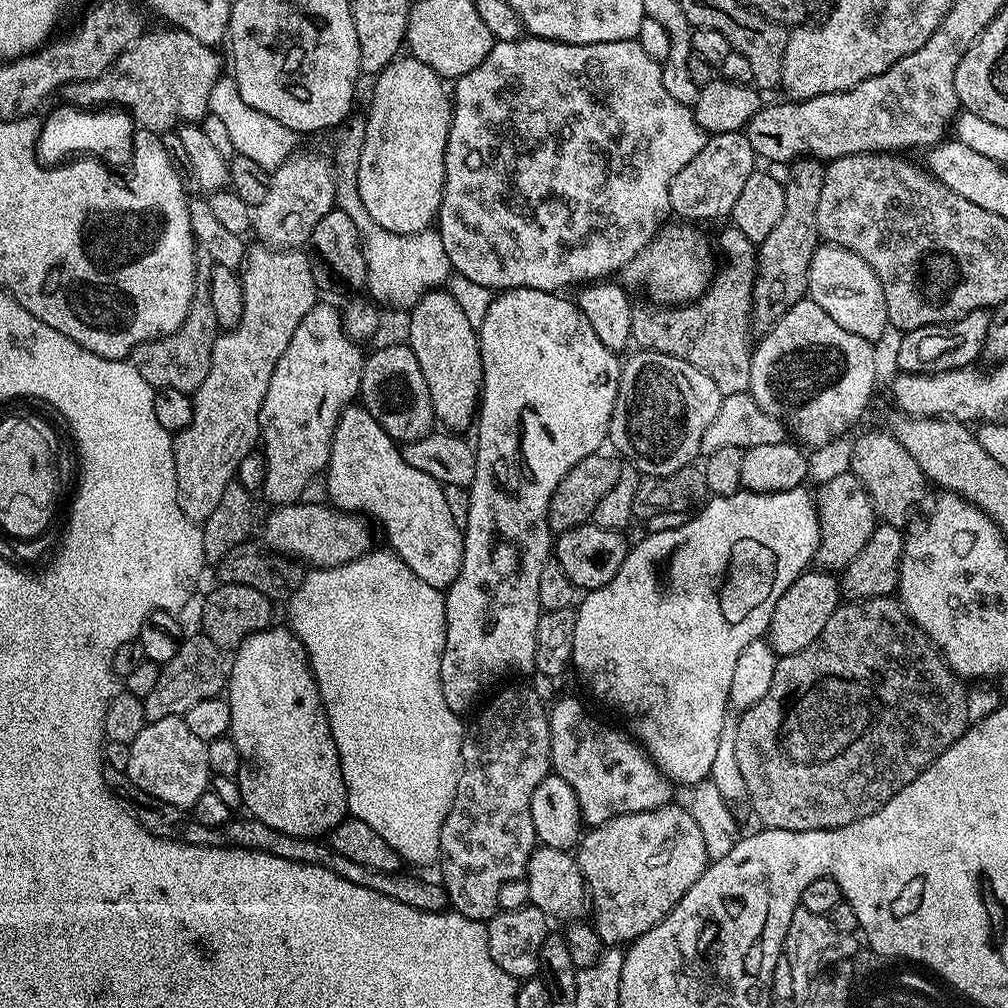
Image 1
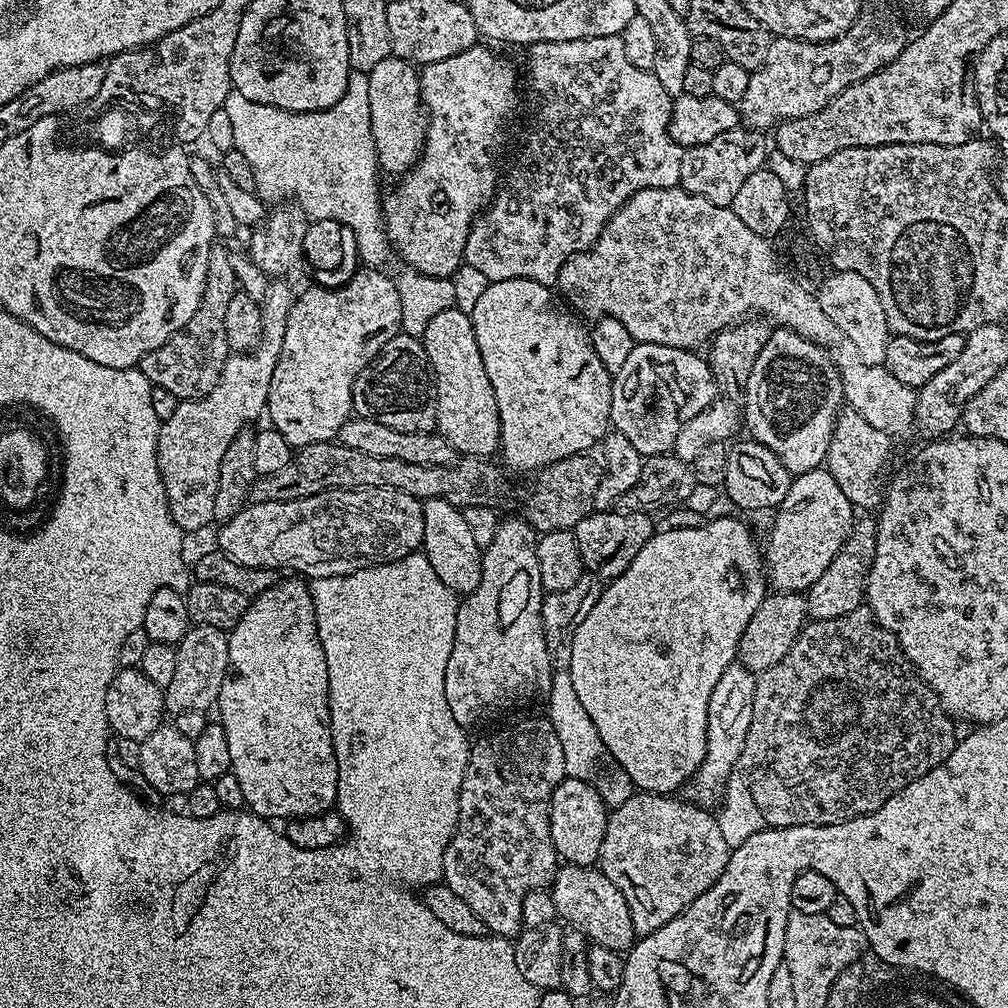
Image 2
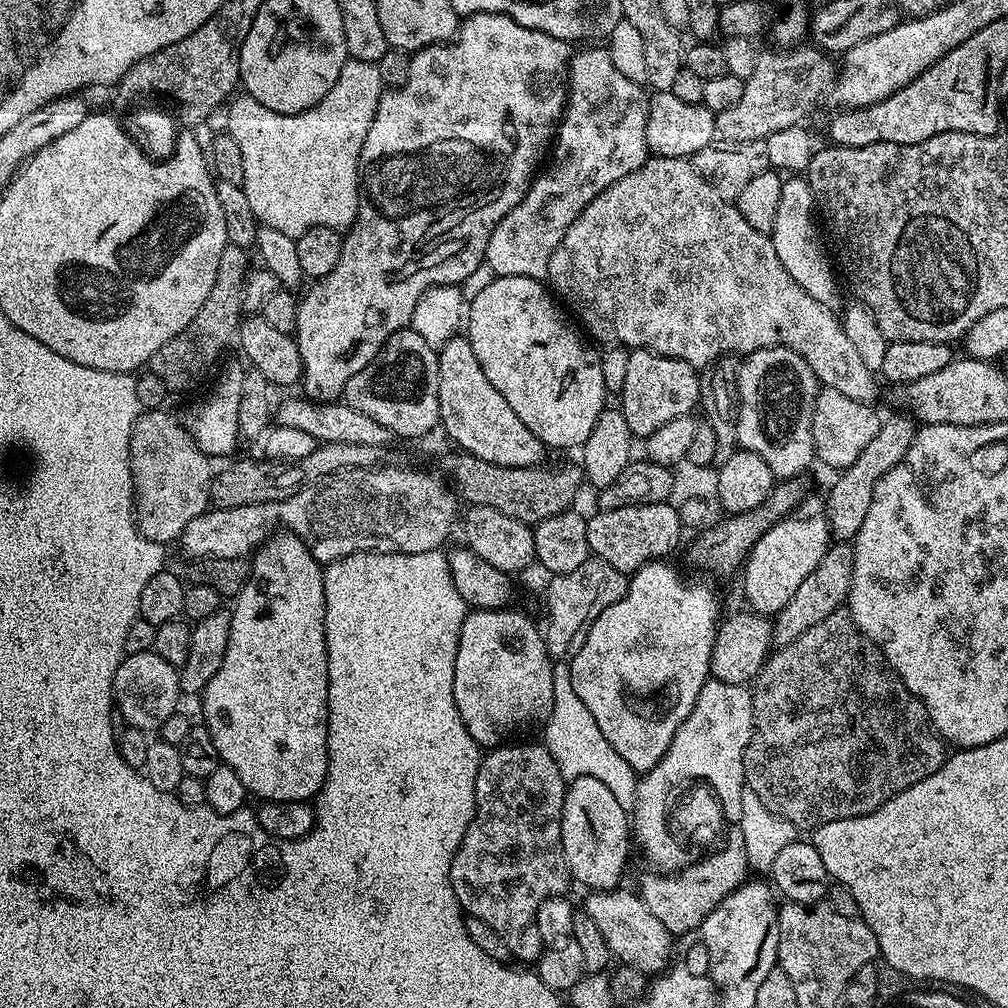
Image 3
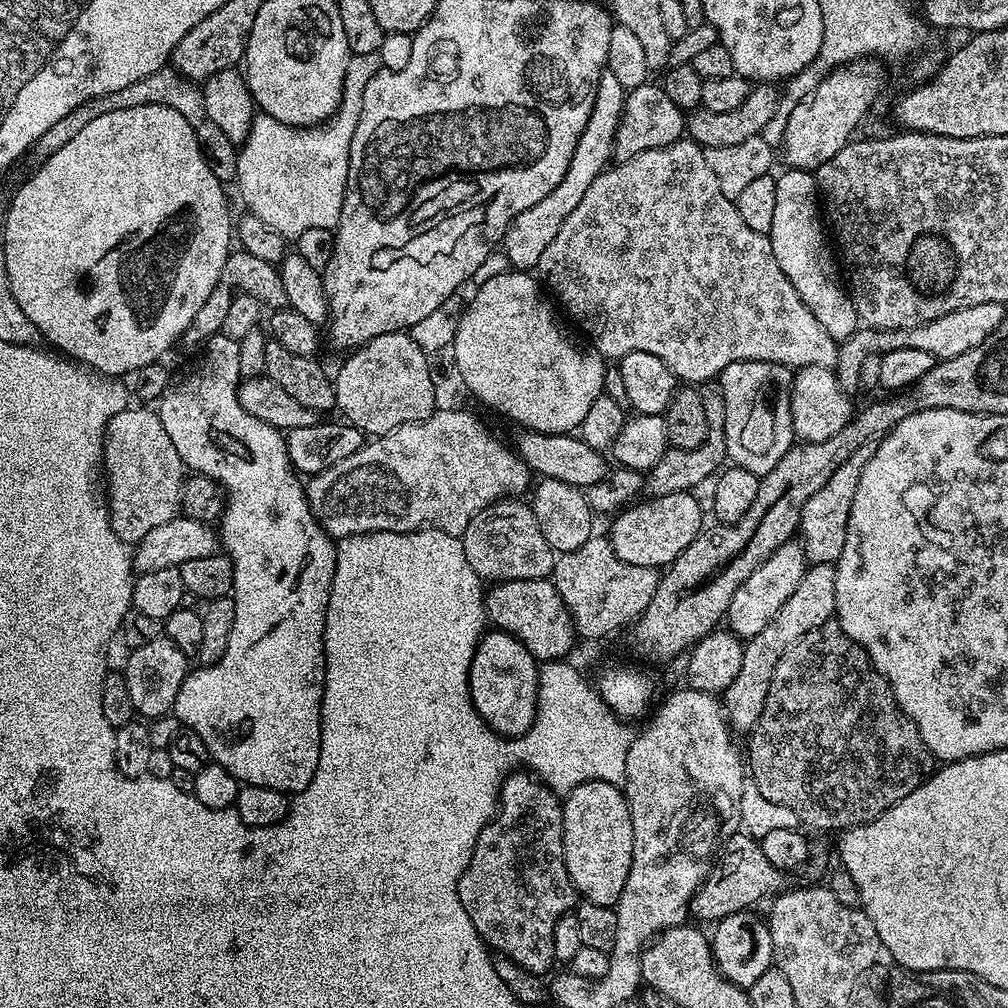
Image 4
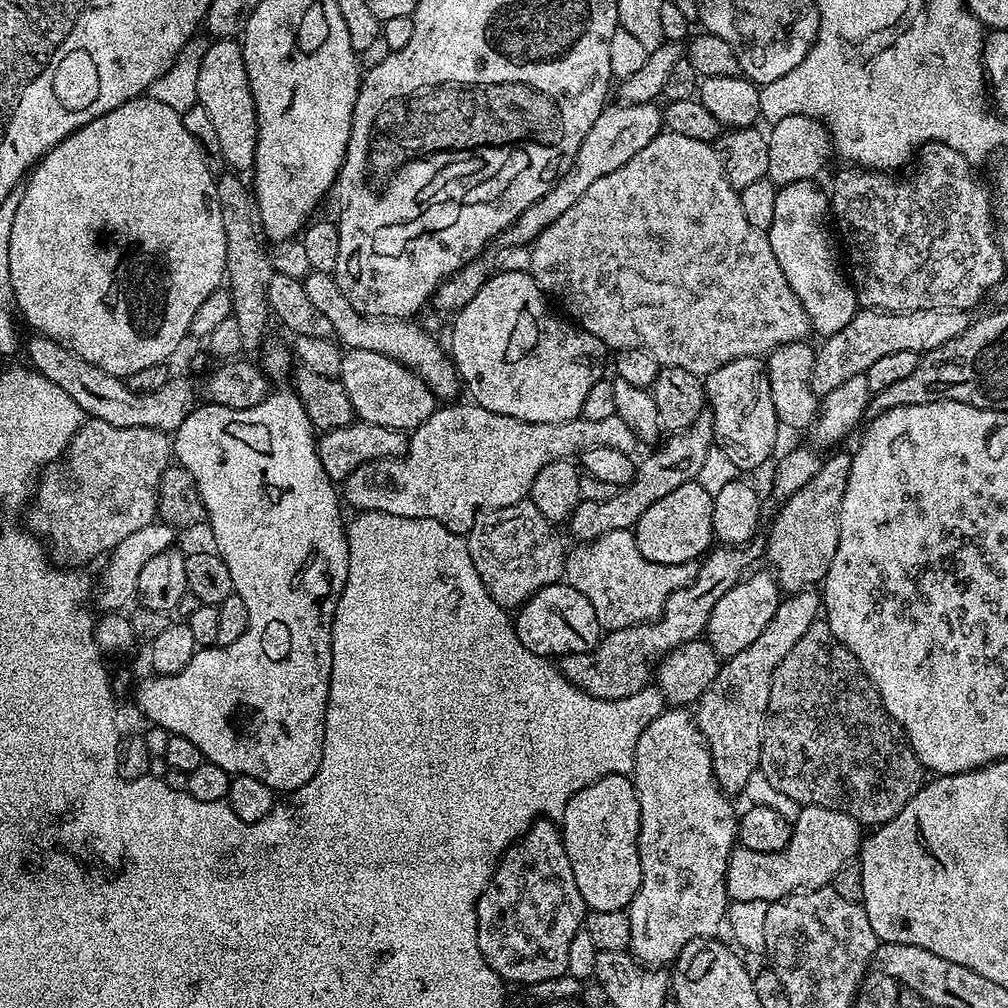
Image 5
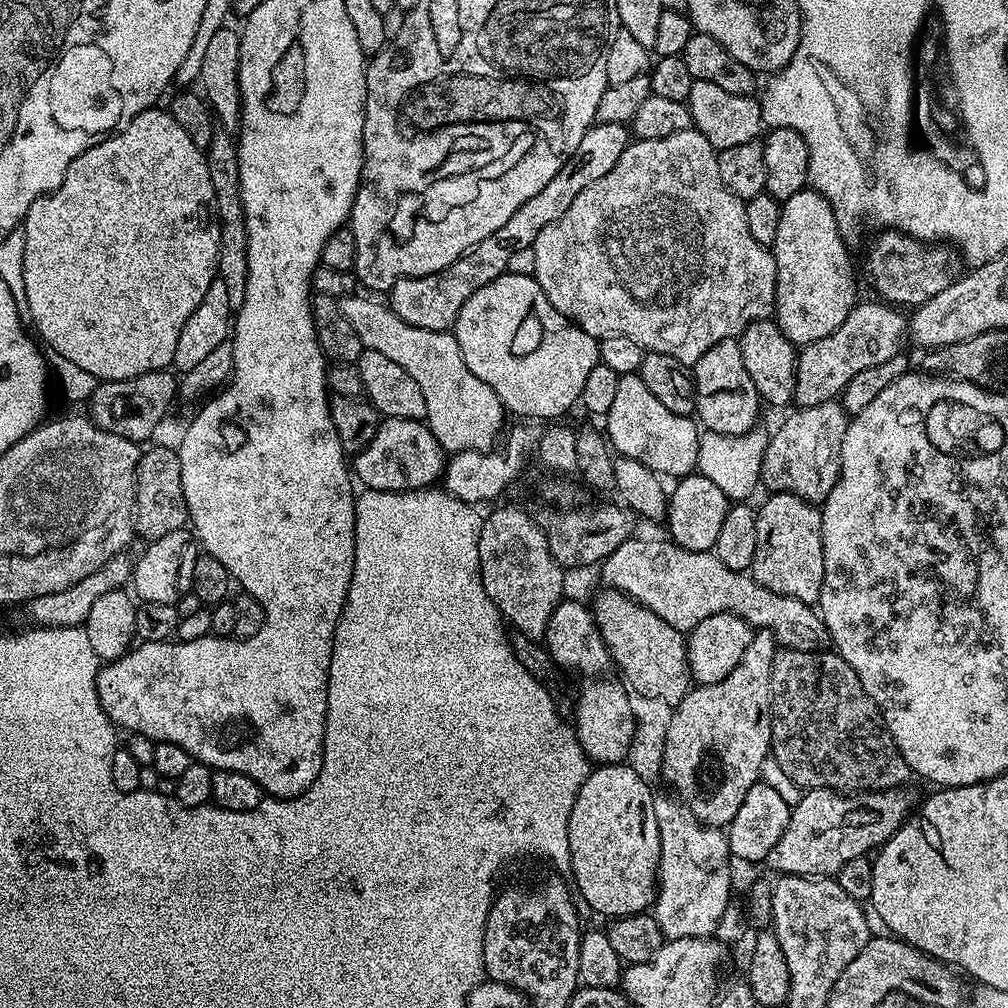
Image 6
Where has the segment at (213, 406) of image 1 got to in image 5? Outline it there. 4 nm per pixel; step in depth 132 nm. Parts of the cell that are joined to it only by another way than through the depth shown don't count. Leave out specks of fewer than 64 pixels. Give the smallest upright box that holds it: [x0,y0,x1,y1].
[27,419,173,566]

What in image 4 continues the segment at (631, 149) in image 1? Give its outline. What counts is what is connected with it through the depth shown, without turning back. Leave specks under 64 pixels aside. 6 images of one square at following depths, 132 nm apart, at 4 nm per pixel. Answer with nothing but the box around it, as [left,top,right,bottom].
[502,70,626,269]

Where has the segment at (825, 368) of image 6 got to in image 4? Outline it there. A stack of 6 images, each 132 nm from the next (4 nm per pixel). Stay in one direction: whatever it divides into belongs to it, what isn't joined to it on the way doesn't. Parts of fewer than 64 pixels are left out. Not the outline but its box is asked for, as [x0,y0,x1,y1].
[835,302,1006,394]

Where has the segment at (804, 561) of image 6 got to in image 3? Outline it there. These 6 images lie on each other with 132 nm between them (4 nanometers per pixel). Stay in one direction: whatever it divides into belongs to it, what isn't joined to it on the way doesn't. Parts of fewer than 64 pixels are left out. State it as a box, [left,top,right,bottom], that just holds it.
[826,415,918,541]

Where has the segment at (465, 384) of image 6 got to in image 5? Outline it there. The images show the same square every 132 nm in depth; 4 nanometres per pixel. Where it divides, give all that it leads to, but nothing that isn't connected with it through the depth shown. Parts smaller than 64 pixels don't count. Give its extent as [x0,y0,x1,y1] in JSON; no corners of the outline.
[302,271,462,402]

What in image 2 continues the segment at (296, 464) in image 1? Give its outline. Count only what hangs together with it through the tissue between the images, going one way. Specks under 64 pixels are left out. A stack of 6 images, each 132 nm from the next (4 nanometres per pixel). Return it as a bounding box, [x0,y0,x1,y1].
[266,266,402,450]

